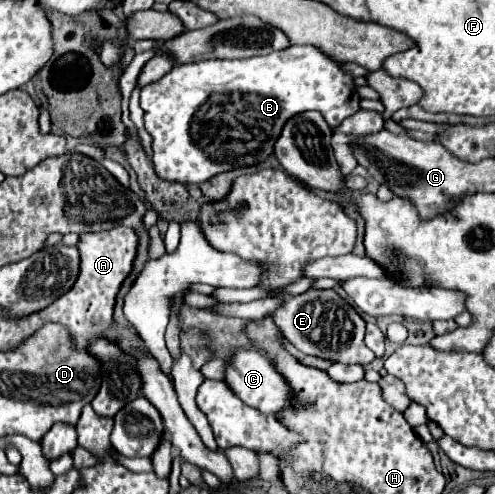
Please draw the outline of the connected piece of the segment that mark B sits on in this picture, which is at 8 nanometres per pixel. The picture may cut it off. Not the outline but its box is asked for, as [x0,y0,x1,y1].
[140,45,362,185]

